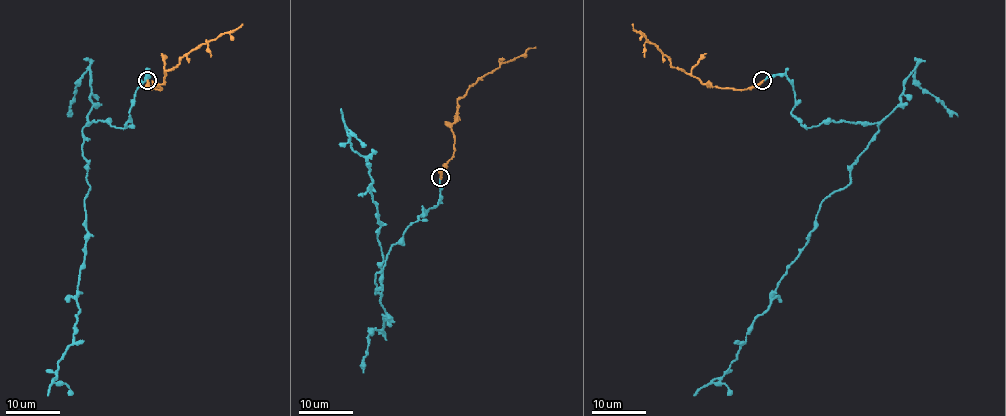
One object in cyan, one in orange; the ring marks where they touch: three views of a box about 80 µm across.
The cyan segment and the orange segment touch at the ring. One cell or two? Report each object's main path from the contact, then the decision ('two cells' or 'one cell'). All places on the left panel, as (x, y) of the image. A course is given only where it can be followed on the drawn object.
cyan runs (147, 81), (123, 128), (98, 120), (82, 132), (90, 186), (79, 310), (74, 341), (48, 395); orange runs (147, 81), (150, 86), (161, 89), (158, 86), (163, 83), (165, 73), (186, 54), (242, 24); one cell

